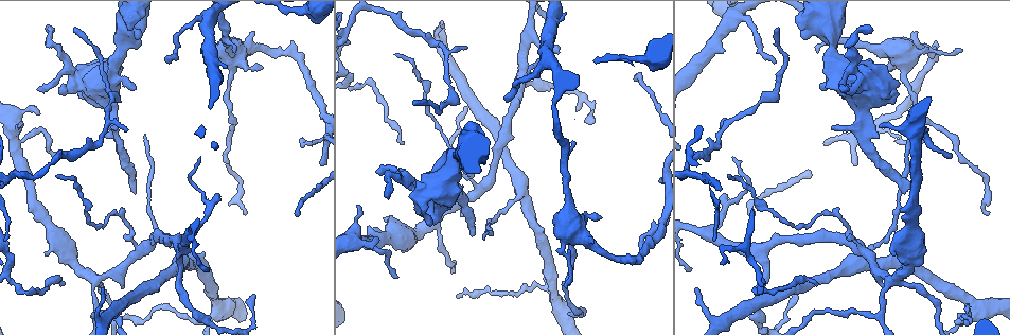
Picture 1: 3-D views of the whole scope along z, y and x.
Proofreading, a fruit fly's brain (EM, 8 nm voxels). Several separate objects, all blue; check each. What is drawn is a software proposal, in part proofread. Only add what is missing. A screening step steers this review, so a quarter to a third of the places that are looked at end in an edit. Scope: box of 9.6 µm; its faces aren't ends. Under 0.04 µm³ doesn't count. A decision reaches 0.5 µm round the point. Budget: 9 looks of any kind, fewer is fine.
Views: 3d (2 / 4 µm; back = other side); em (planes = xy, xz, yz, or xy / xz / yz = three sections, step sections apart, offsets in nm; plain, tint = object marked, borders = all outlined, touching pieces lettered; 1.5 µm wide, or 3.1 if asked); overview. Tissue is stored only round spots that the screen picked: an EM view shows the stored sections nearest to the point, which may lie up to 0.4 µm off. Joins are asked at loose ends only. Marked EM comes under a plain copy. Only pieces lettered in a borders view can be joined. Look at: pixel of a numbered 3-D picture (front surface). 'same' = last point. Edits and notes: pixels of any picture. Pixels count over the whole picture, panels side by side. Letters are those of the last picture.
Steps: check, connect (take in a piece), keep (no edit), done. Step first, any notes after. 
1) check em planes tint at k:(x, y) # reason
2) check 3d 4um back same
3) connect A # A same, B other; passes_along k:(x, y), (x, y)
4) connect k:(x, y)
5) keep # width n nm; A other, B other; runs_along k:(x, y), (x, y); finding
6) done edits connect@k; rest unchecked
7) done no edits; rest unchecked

check em planes borders at 1:(574, 143) # free end

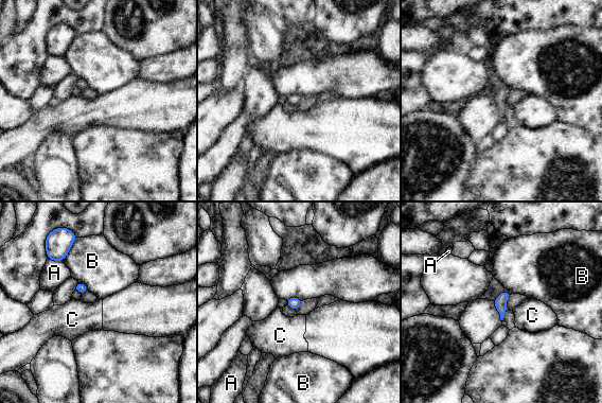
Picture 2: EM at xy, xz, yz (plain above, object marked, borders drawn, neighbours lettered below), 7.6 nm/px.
keep # A other, B other, C other; border 2:(77, 238), (63, 260); no lettered piece goes on from it

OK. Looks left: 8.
check 3d 4um at 1:(952, 154) # free end

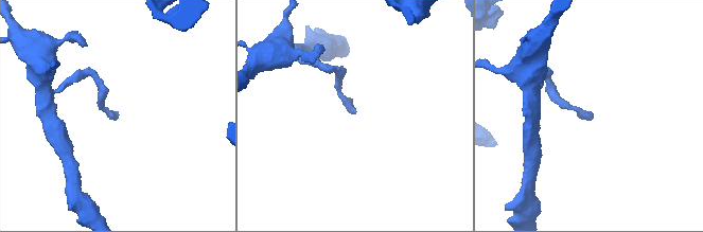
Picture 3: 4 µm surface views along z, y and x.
check em planes tint at 3:(589, 112) # need the tissue

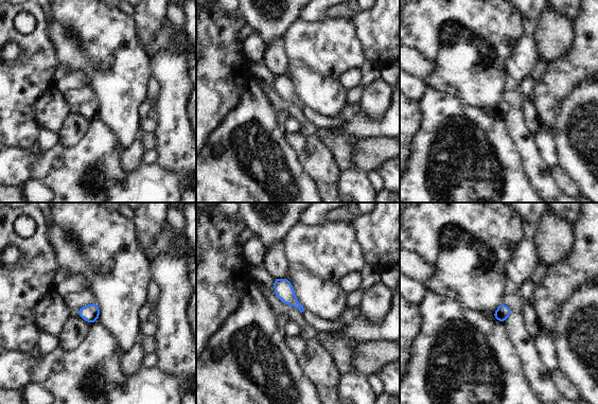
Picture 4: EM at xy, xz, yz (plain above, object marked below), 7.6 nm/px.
check em planes borders same

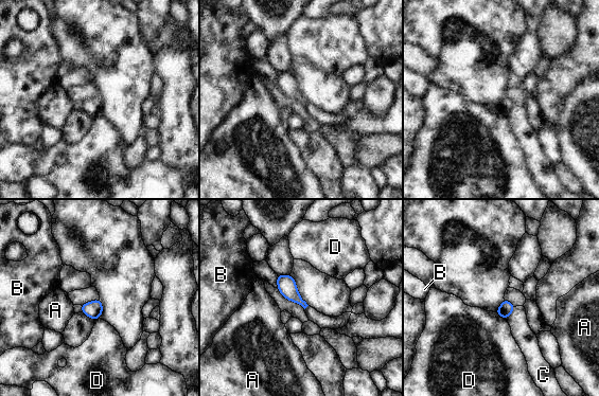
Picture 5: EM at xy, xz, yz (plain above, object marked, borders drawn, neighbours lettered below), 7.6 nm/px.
keep # longest_contact C 120 nm; A other, B other, C other, D other; border 5:(515, 307), (506, 319); no lettered piece goes on from it

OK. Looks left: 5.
check em planes borders at 1:(460, 214)

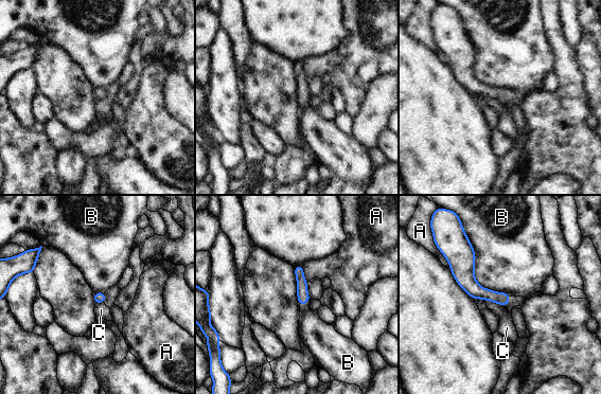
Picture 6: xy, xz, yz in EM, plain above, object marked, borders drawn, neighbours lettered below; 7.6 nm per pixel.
keep # A other, B other, C other; border 6:(464, 232), (477, 283), (510, 296); none of them fits

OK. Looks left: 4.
check em xz step 8 borders at 1:(440, 21) # thin end

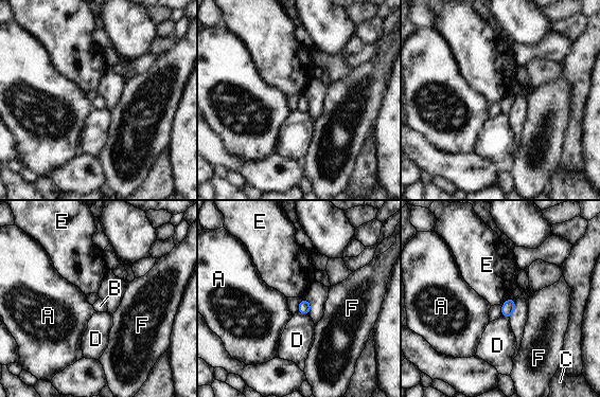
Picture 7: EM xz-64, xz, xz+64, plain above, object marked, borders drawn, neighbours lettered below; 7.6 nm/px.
check em planes borders same # cut it another way

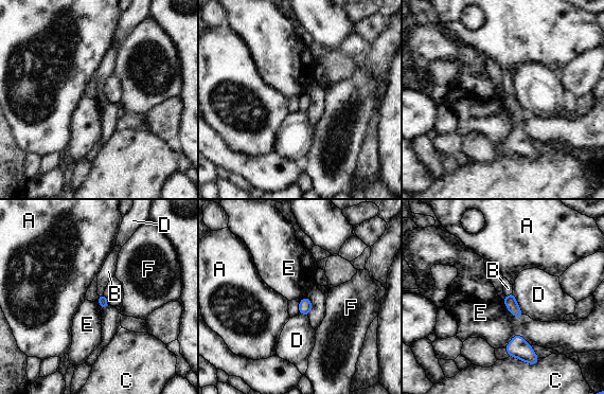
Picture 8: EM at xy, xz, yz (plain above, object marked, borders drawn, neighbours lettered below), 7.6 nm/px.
connect B # A other, B same, C other, D other, E other, F other; passes_along 8:(510, 301), (509, 294), (508, 288); it goes on there

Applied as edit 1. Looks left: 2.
done edits connect@8; rest unchecked

